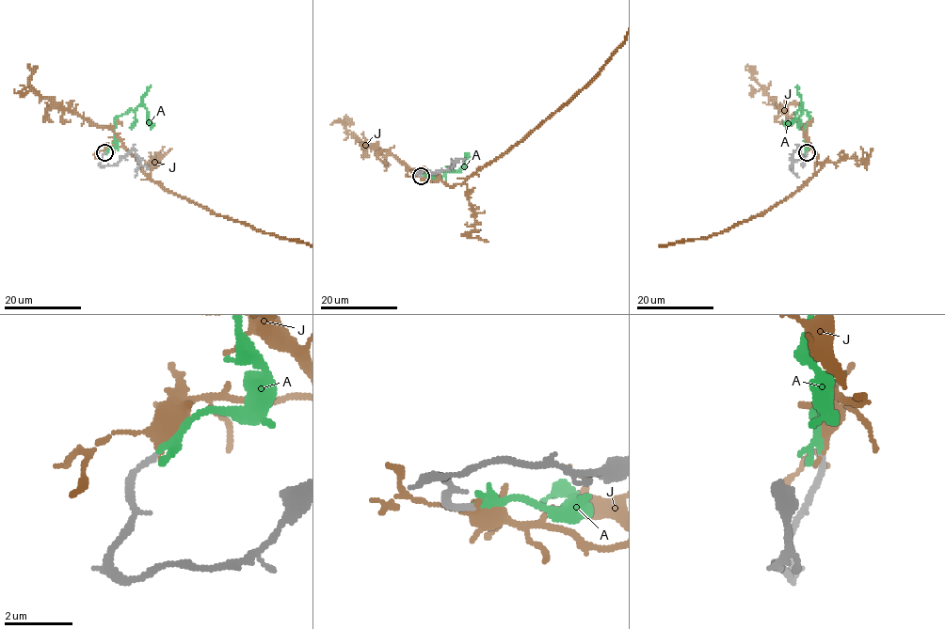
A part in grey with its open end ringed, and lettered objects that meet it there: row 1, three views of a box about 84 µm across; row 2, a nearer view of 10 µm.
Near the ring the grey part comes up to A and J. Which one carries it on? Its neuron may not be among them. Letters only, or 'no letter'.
A

